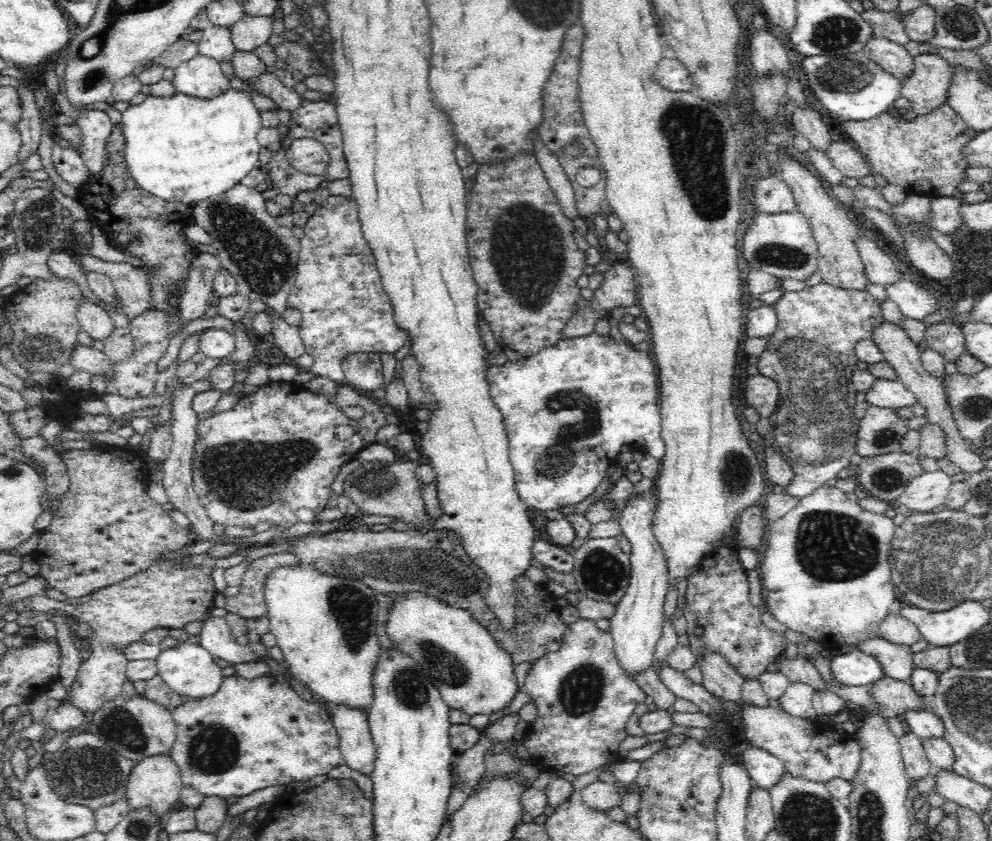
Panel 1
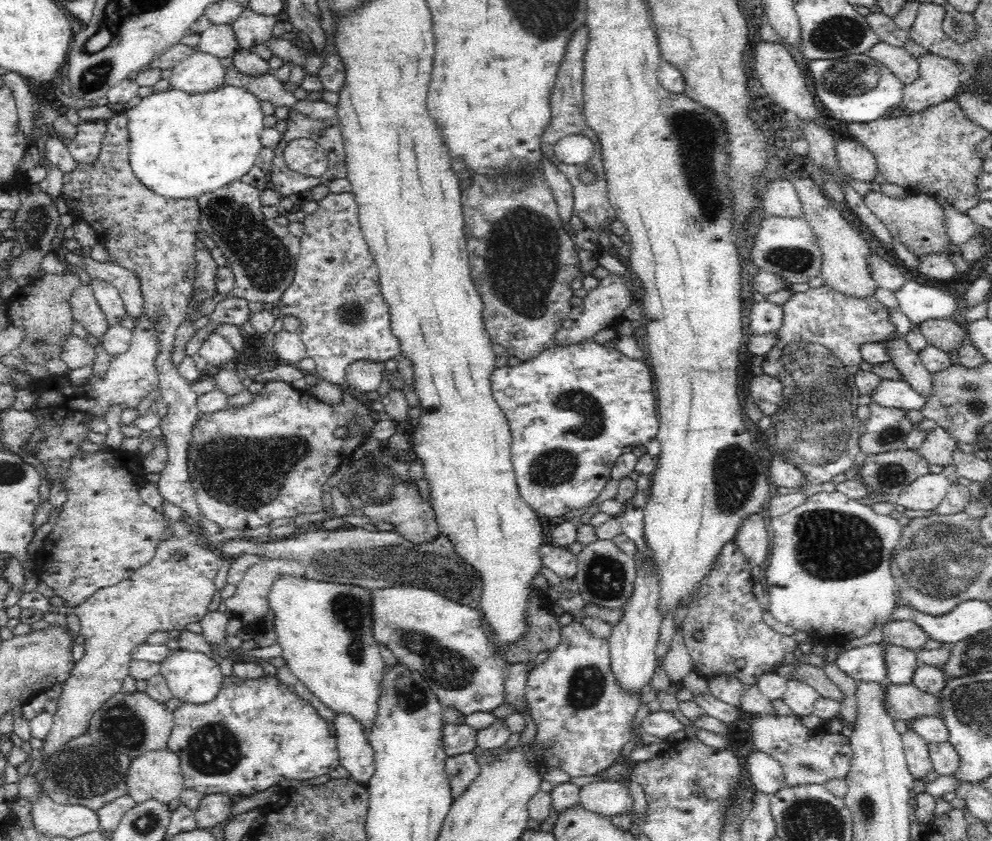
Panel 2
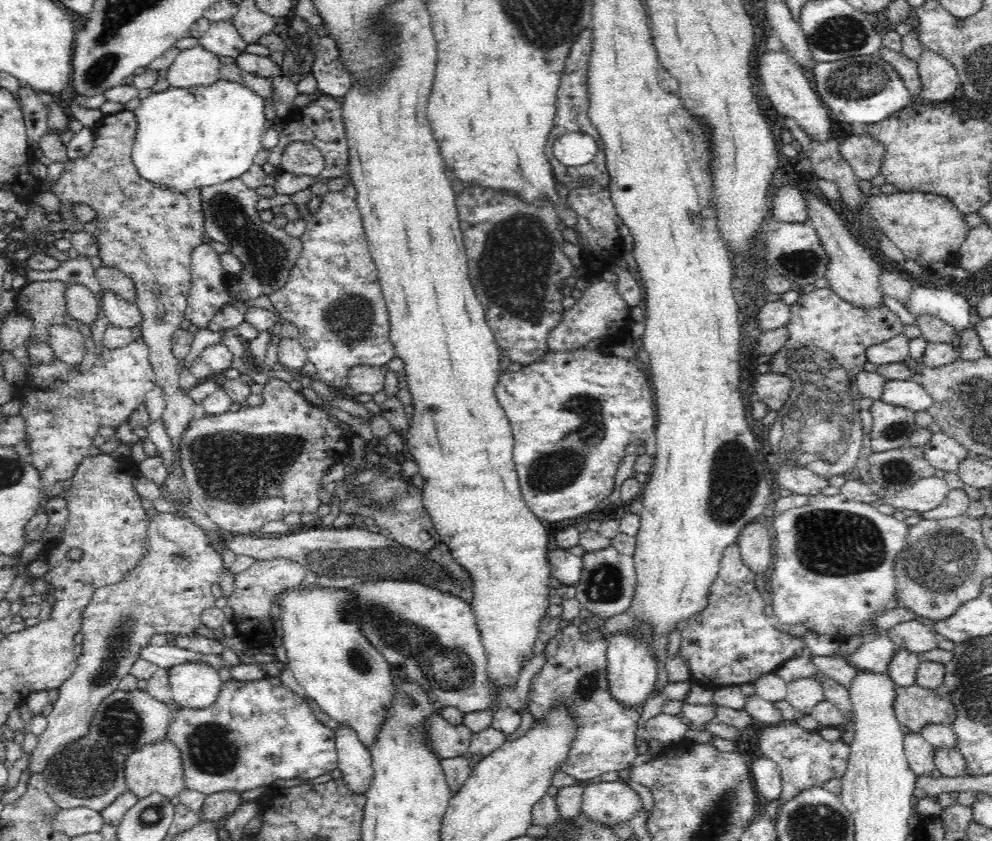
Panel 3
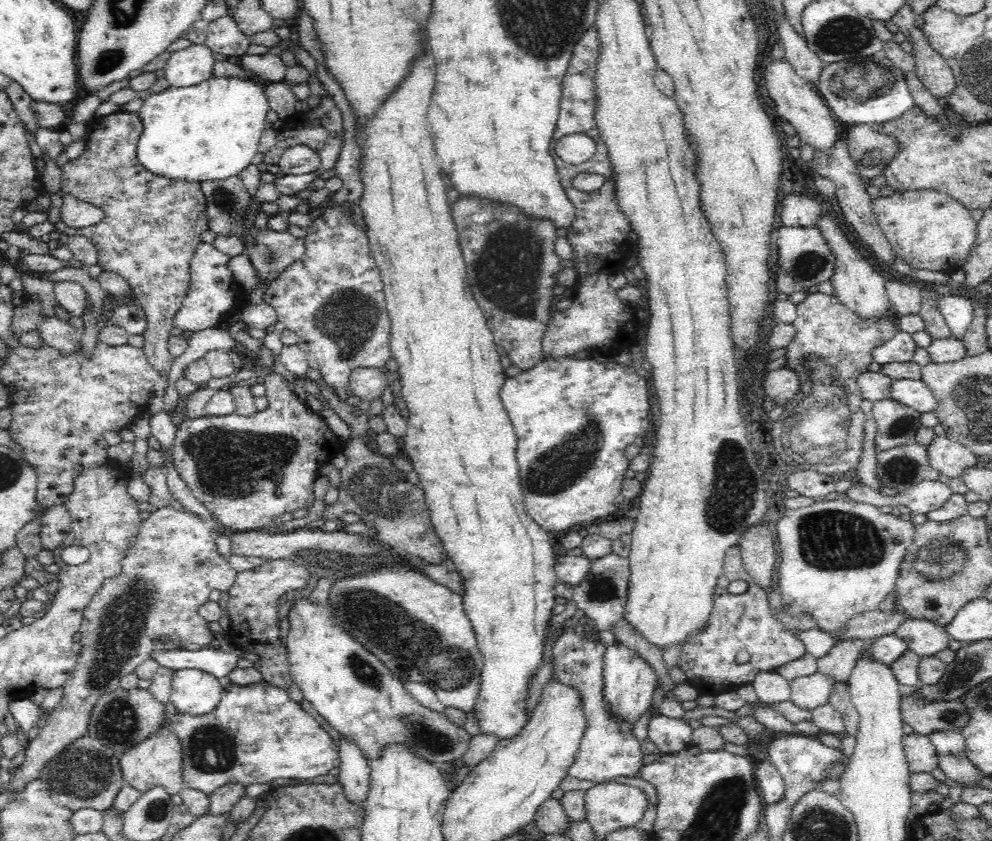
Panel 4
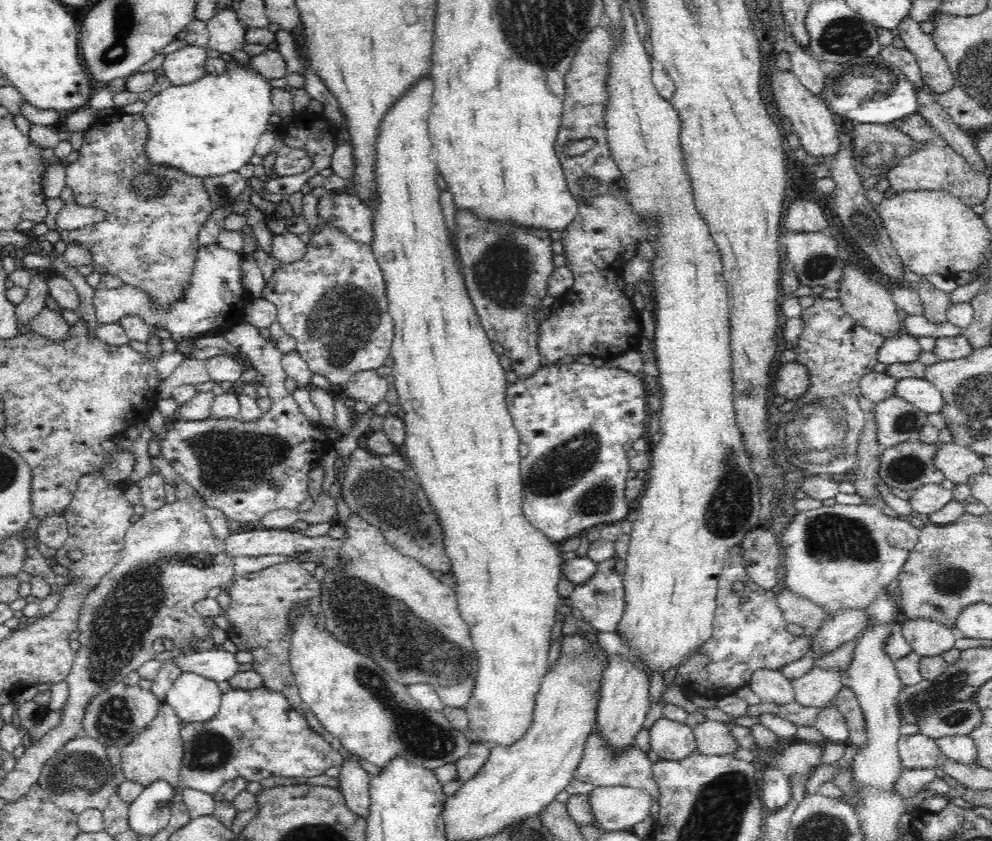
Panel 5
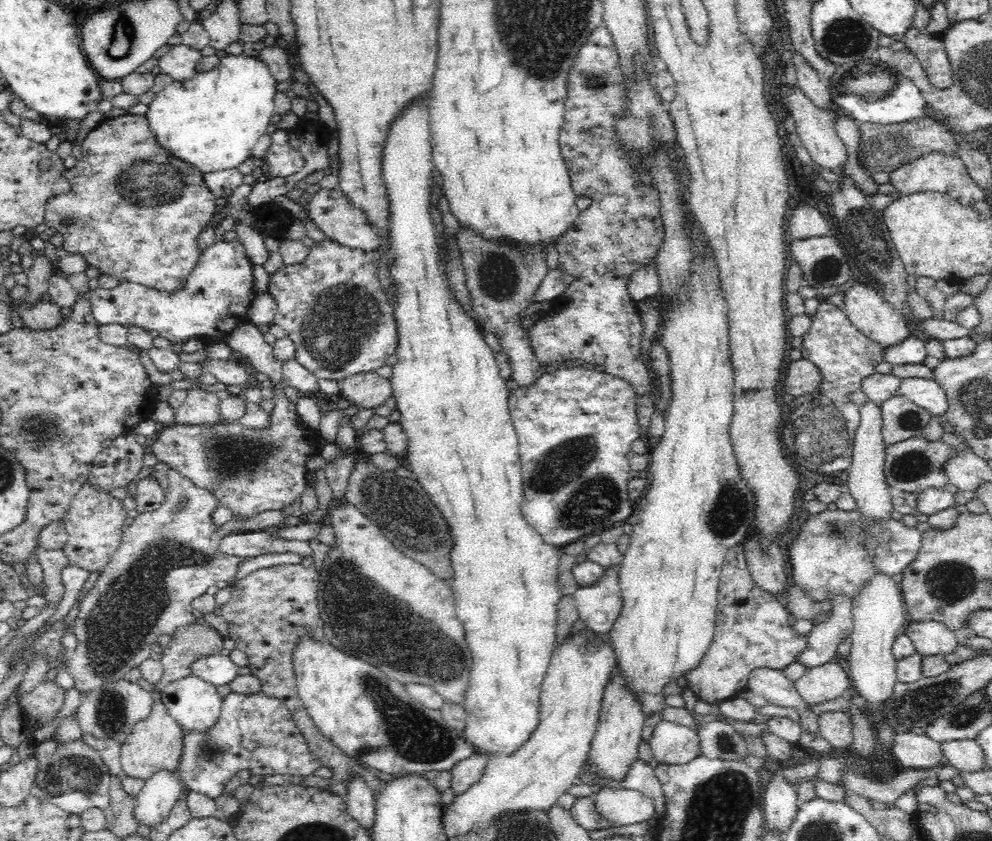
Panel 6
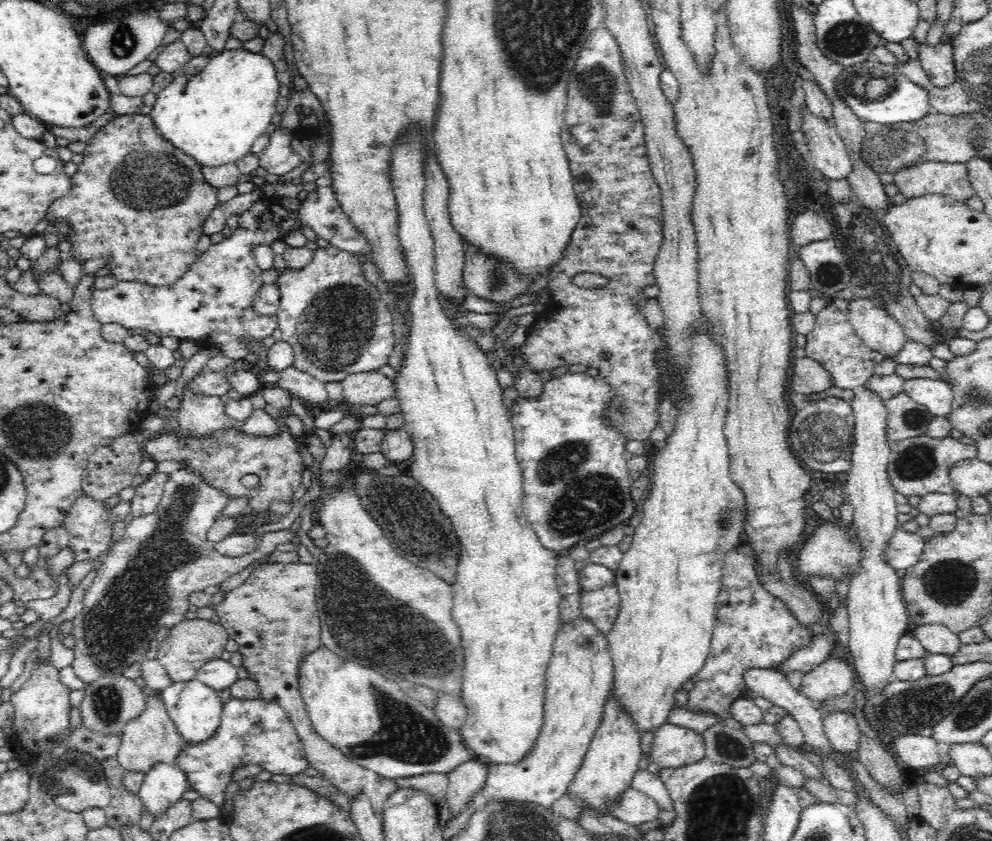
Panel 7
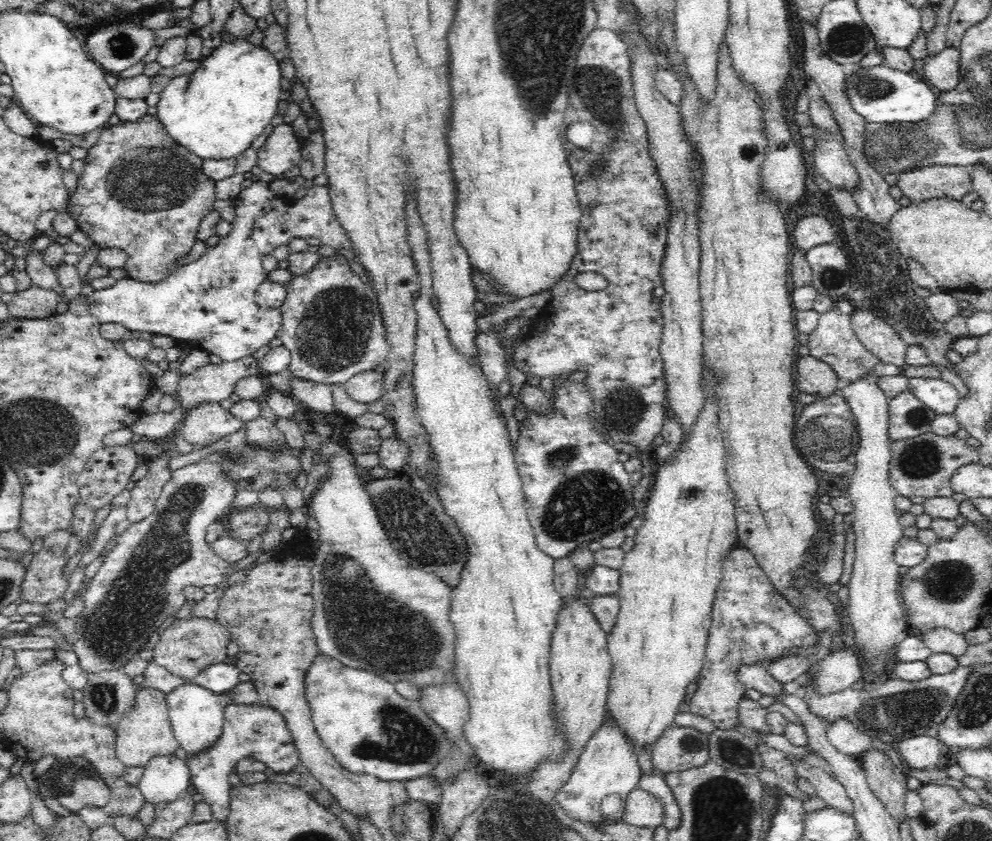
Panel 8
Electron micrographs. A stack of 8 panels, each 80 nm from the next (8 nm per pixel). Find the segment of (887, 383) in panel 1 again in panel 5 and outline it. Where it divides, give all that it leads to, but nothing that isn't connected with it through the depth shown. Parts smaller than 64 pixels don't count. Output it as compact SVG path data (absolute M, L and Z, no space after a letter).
M903 378L895 386L895 395L911 402L918 410L927 414L940 412L943 398L940 391L926 379Z

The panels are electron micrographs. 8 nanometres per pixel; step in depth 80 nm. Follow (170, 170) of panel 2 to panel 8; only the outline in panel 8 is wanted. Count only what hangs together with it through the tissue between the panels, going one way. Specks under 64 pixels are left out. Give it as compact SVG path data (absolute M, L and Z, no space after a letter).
M234 38L234 42L223 42L208 56L202 58L198 69L192 75L182 75L171 82L159 94L157 114L166 132L178 145L199 156L202 160L224 160L235 158L251 148L254 140L278 117L282 84L280 64L272 52L248 43L247 39Z

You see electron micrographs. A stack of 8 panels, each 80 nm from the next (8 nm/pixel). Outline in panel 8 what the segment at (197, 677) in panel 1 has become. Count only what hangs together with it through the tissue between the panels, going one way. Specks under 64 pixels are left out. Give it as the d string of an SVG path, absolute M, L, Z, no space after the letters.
M184 683L174 691L166 695L169 719L172 723L174 736L178 741L178 752L185 757L200 756L202 751L207 751L217 742L222 734L223 727L223 707L218 695L206 690L206 688L196 683Z

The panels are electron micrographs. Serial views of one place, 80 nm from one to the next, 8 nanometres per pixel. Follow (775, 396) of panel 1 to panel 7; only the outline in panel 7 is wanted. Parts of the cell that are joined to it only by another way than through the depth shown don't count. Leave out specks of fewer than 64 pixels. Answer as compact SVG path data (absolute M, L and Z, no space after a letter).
M795 357L791 365L790 388L796 394L810 395L833 386L832 376L818 361Z

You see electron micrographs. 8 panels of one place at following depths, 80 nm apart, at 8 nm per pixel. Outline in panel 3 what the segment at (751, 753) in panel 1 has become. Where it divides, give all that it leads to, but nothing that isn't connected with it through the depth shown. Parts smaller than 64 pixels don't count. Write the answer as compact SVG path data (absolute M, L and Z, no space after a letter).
M764 755L756 757L750 766L750 773L760 799L771 802L782 794L782 774L773 760Z

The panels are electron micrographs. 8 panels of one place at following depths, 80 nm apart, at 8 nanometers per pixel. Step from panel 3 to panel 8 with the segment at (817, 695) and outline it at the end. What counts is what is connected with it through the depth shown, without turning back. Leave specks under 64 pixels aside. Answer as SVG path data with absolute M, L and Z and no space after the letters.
M841 649L826 656L813 672L813 686L820 694L846 690L854 682L865 678L861 656L851 649Z

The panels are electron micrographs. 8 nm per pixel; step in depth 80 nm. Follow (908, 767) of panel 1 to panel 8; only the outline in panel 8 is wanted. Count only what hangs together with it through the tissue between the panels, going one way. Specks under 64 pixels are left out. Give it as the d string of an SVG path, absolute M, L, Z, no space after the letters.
M928 735L911 736L901 740L896 751L908 767L916 770L934 769L940 760L937 737Z

